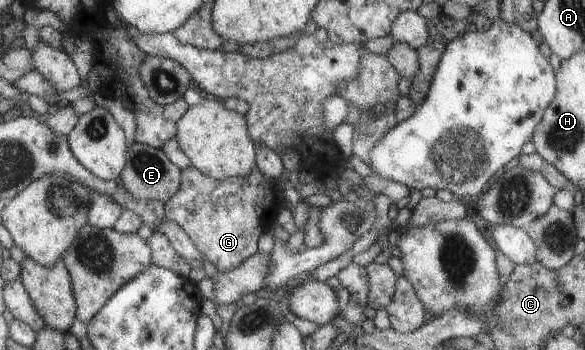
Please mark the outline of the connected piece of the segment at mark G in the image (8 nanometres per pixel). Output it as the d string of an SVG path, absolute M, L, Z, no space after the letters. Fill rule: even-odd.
M189 167L182 170L182 184L180 190L164 204L165 218L175 222L191 238L200 252L218 270L231 271L246 259L258 252L258 240L267 230L269 222L275 222L275 212L278 212L278 202L275 202L273 188L265 182L263 174L256 168L245 179L236 177L216 179L207 177L199 169Z

